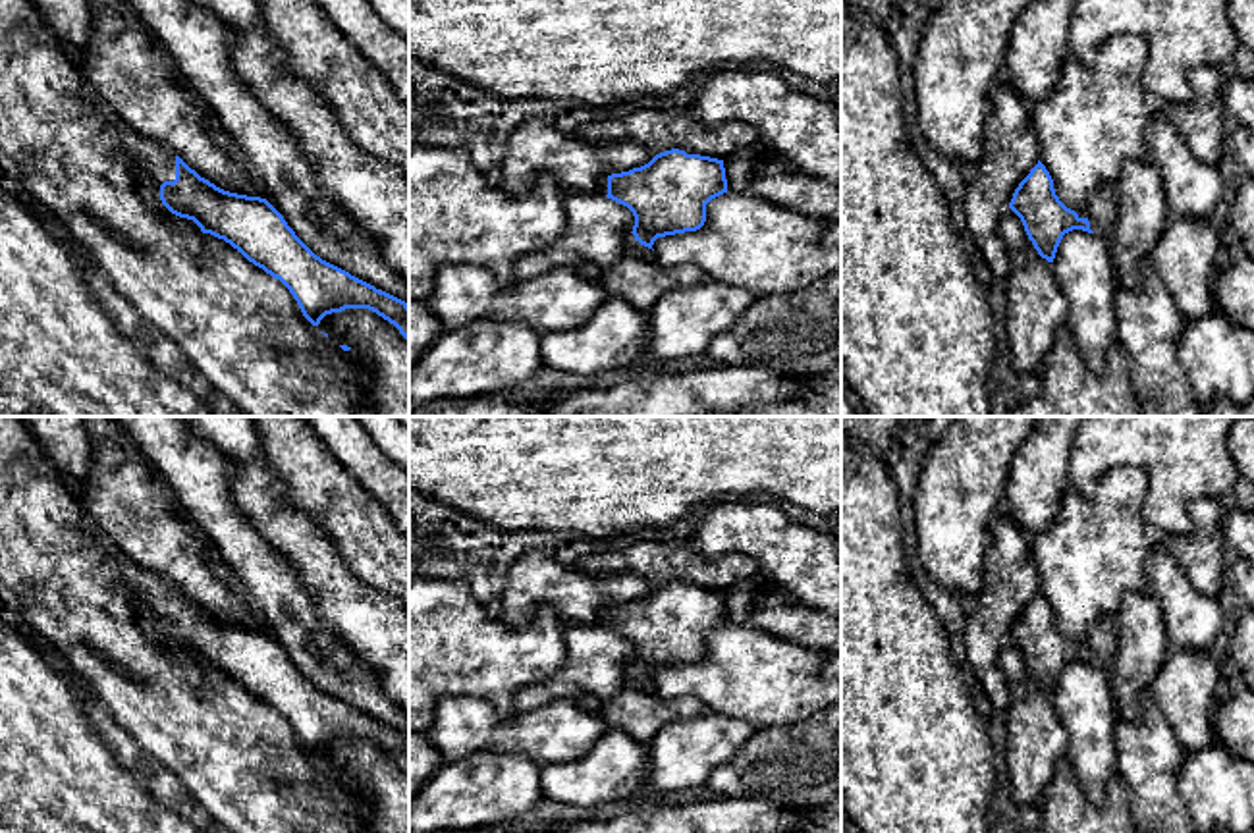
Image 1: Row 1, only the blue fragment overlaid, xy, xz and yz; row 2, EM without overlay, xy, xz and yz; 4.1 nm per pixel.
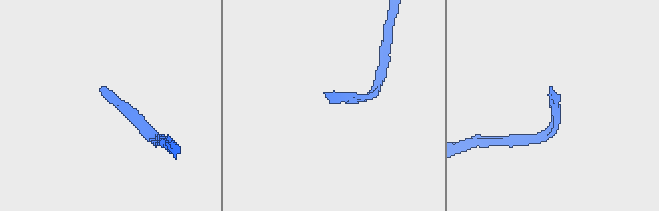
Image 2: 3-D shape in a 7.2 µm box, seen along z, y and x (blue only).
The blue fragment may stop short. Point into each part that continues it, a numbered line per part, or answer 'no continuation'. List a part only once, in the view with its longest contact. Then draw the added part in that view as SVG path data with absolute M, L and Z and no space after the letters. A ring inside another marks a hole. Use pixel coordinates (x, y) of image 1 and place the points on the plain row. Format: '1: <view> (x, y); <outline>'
1: xy (155, 594); M114 548L112 553L120 563L125 582L133 588L145 634L152 642L172 648L172 644L160 632L160 617L164 613L176 611L176 584L131 563L122 551Z

